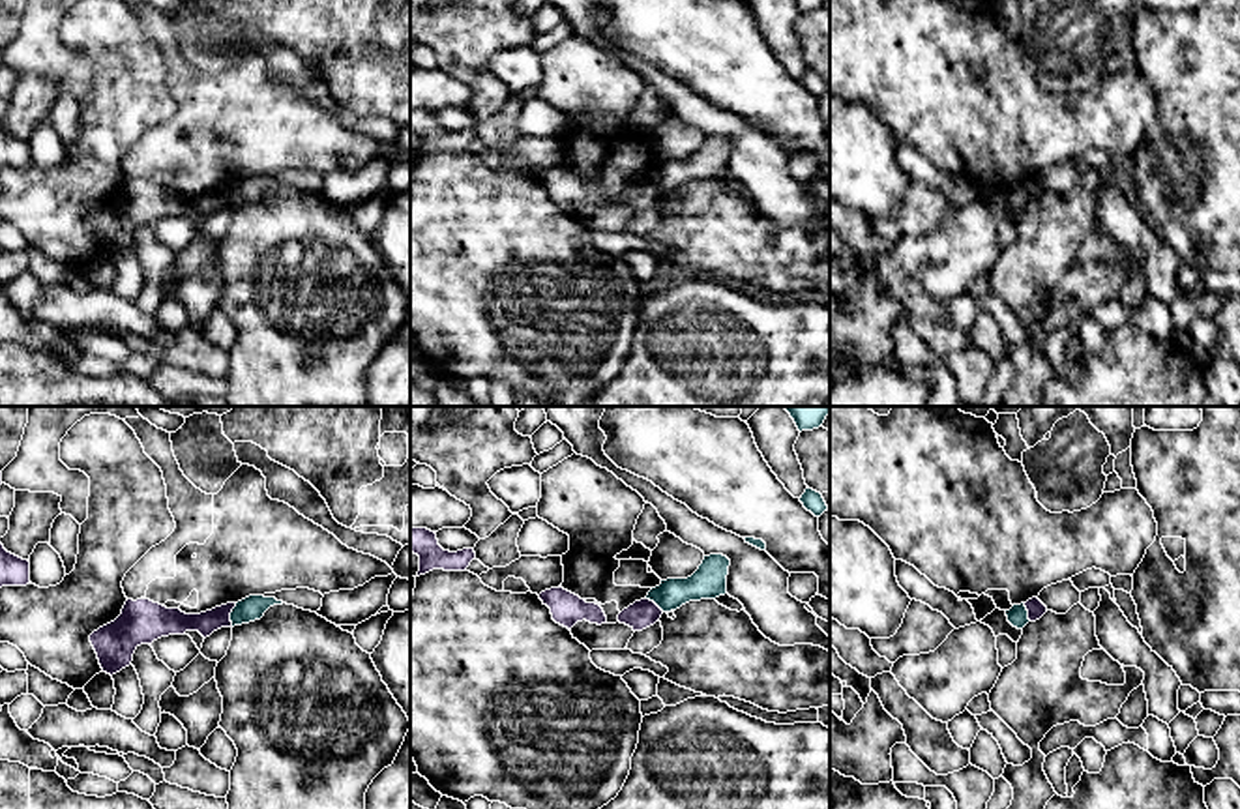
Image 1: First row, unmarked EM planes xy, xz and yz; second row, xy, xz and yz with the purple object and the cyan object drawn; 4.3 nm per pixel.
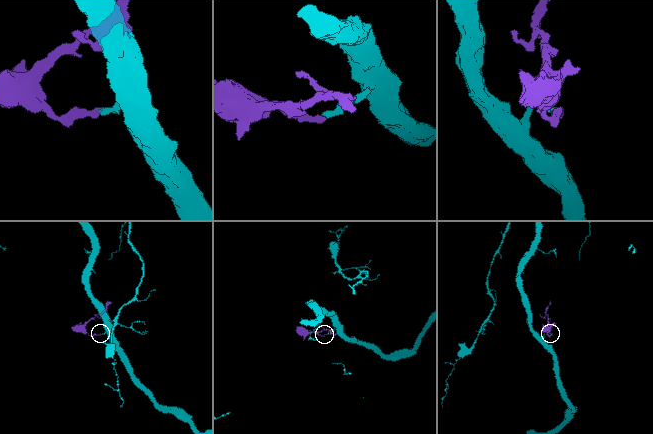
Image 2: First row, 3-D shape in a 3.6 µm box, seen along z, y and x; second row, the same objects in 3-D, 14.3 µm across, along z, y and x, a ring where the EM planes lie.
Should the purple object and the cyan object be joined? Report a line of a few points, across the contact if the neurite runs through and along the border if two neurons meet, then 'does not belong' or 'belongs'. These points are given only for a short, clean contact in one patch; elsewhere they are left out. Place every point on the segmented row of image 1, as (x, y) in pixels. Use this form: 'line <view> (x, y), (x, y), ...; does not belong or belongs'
line xy (236, 603), (231, 613), (231, 626); does not belong

